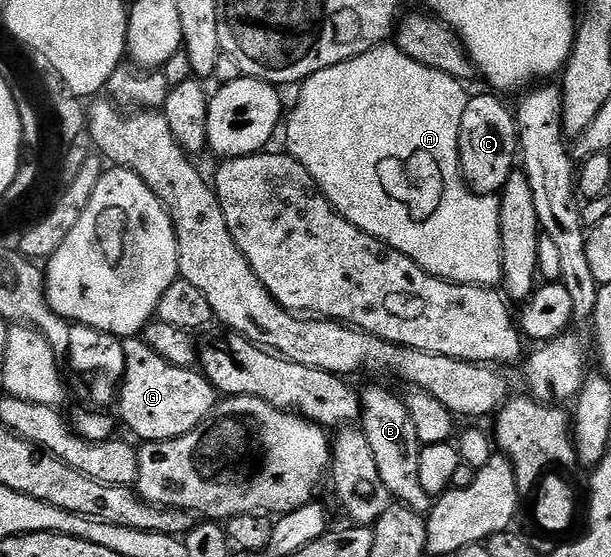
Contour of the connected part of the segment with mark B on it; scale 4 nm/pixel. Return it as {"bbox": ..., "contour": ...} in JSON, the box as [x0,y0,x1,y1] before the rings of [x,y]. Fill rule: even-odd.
{"bbox":[358,387,433,511],"contour":[[[368,387],[359,392],[359,397],[358,423],[366,433],[366,441],[374,452],[374,461],[378,465],[378,477],[382,477],[382,485],[386,485],[397,504],[409,507],[411,511],[431,511],[433,496],[428,495],[426,489],[422,489],[422,480],[418,474],[418,457],[422,444],[405,400],[384,387]]]}

